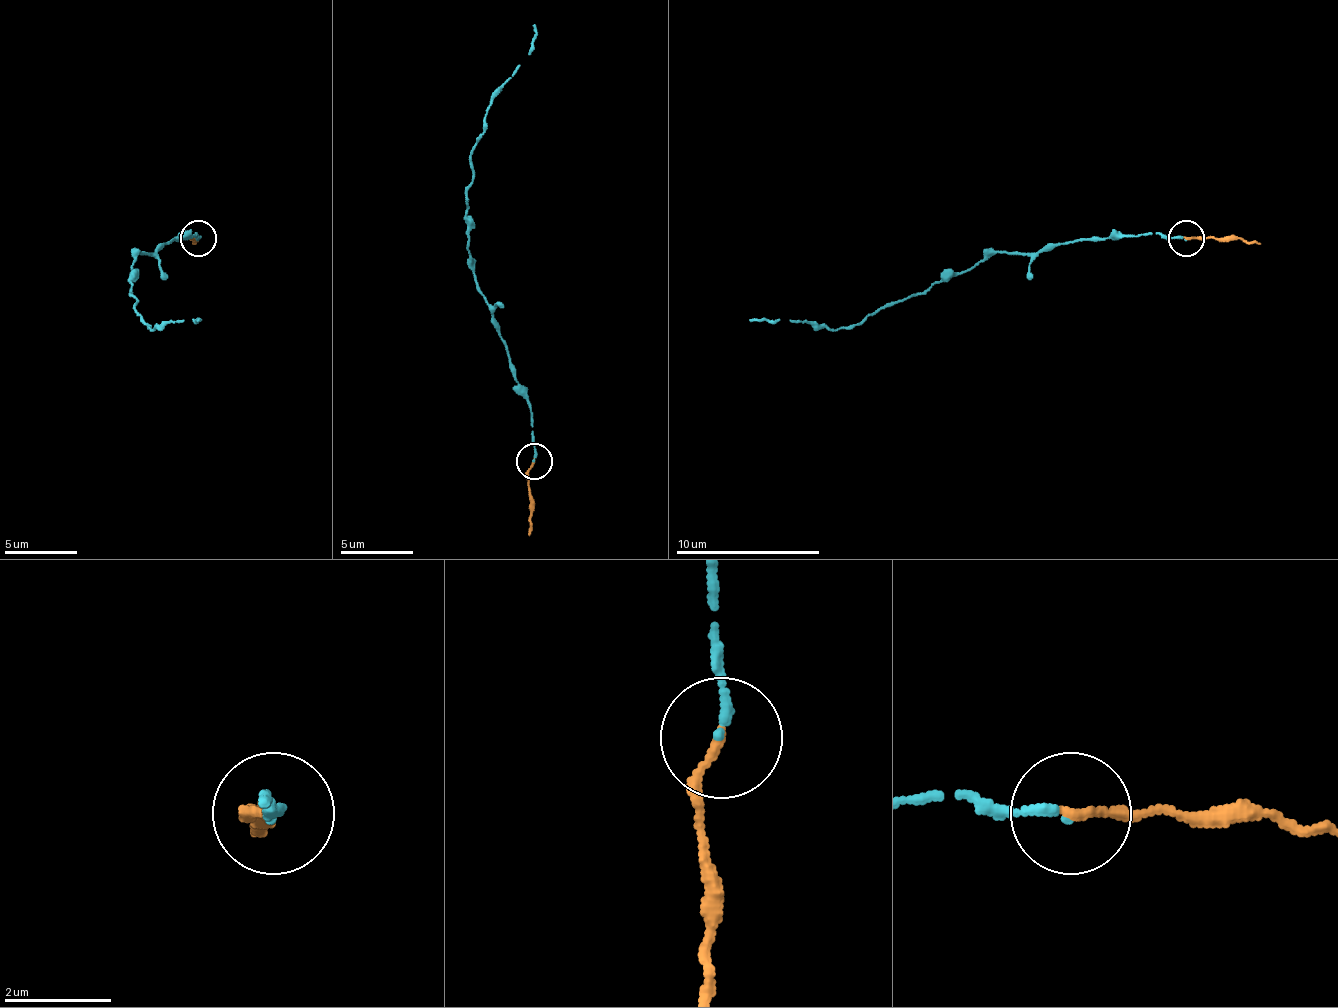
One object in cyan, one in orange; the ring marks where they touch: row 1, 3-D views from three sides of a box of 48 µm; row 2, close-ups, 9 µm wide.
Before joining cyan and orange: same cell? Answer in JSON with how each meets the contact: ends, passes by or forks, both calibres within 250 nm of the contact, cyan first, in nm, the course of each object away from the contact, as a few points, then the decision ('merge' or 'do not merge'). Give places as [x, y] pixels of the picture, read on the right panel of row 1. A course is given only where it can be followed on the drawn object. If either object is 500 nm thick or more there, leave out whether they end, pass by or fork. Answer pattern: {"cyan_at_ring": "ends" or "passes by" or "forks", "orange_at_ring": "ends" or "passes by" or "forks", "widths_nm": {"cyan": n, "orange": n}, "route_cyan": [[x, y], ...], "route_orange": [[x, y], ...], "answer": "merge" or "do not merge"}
{"cyan_at_ring": "ends", "orange_at_ring": "ends", "widths_nm": {"cyan": 170, "orange": 160}, "route_cyan": [[1185, 239], [1117, 235], [1048, 246], [1041, 253], [986, 253], [921, 293], [831, 329], [748, 318]], "route_orange": [[1185, 239], [1261, 242]], "answer": "merge"}

